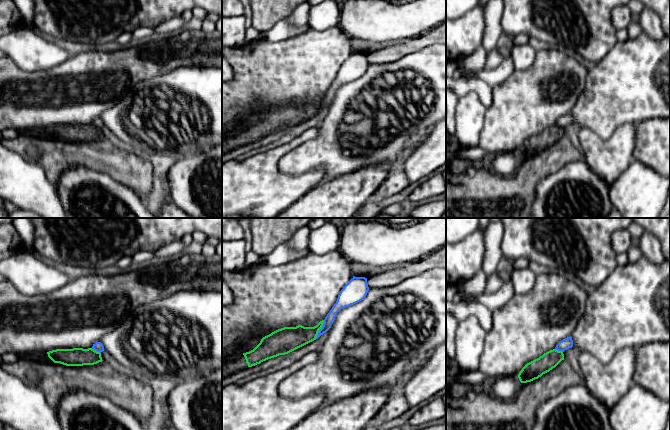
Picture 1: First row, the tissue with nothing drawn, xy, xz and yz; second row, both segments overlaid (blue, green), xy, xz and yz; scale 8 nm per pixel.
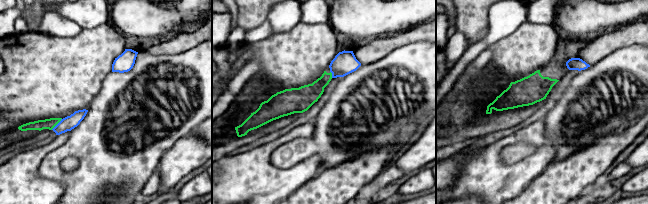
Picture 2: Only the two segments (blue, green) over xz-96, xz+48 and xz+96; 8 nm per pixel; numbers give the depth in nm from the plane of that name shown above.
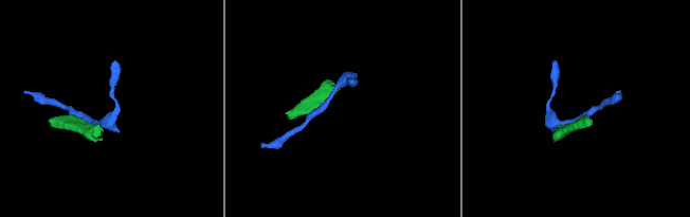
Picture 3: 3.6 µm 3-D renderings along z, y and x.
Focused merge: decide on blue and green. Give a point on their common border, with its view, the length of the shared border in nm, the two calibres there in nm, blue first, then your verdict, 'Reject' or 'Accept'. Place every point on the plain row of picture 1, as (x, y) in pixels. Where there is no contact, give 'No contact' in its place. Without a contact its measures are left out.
Touches blue at xz (319, 106). Shared border 180 nm. Thickness 80 nm (blue) against 190 nm. Reject

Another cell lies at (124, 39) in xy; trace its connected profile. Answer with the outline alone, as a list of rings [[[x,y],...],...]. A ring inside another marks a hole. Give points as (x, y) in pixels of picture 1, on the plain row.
[[[123,32],[116,39],[114,46],[119,47],[119,48],[125,48],[127,46],[132,45],[133,43],[134,42],[132,39],[132,33],[131,32]]]

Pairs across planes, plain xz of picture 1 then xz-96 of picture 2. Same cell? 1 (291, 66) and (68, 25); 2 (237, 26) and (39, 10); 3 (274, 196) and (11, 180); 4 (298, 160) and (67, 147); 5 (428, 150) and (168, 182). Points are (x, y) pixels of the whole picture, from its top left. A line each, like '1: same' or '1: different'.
1: different
2: same
3: same
4: same
5: same

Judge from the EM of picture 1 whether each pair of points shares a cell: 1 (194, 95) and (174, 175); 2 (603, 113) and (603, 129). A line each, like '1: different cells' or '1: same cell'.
1: different cells
2: same cell

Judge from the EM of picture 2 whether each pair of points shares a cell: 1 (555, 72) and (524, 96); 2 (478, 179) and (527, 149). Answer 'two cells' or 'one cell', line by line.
1: one cell
2: two cells

